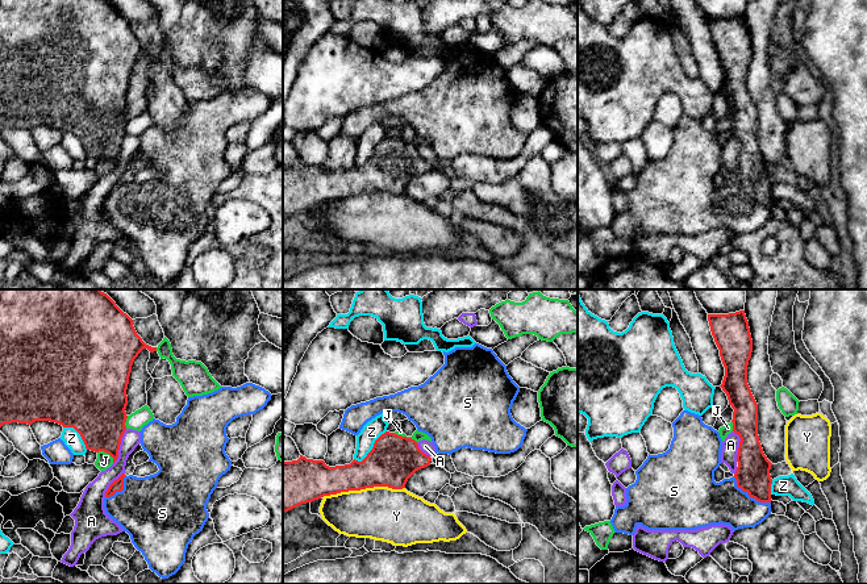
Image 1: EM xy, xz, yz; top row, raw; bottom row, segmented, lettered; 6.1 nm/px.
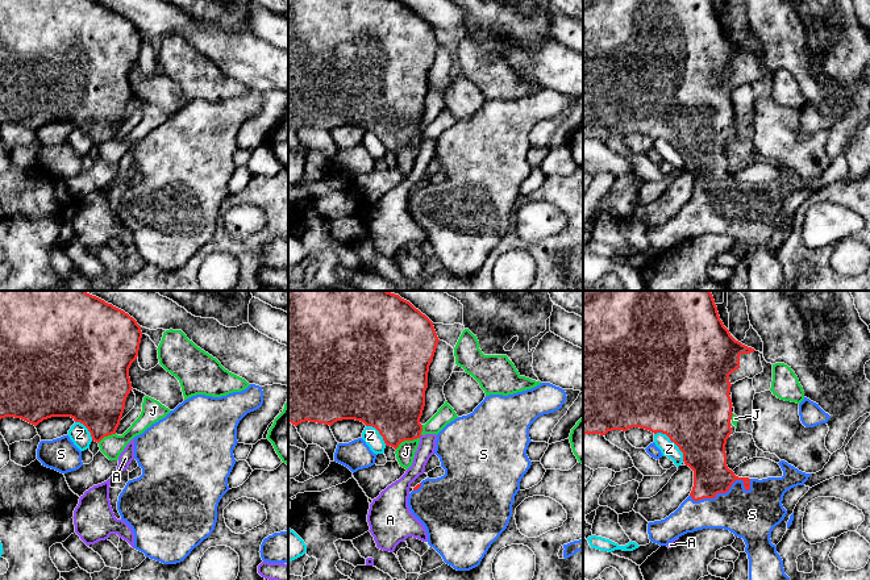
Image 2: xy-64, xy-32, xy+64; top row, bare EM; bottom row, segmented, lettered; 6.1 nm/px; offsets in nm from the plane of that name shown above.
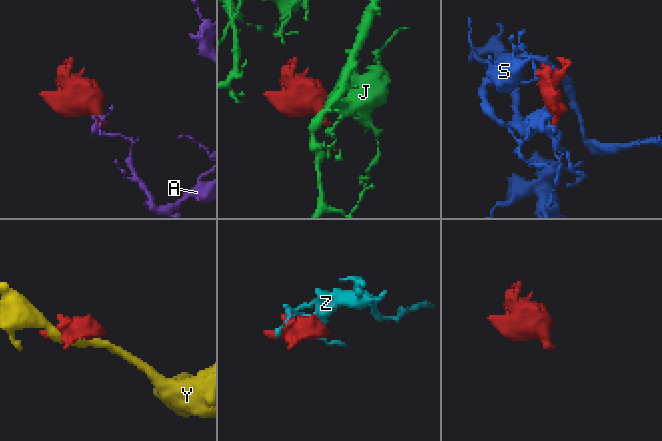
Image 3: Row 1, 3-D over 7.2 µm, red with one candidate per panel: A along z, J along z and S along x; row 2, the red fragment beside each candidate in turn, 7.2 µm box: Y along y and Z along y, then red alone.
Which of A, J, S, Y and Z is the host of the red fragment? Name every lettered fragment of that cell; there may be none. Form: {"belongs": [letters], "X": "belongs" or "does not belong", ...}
{"belongs": ["S"], "A": "does not belong", "J": "does not belong", "S": "belongs", "Y": "does not belong", "Z": "does not belong"}

